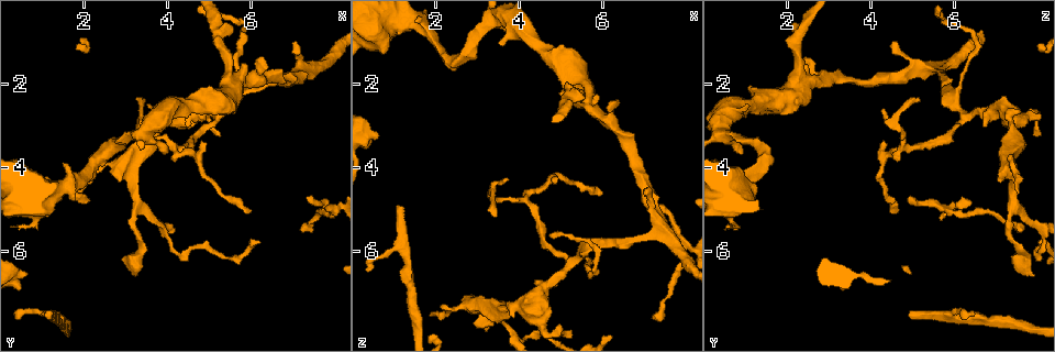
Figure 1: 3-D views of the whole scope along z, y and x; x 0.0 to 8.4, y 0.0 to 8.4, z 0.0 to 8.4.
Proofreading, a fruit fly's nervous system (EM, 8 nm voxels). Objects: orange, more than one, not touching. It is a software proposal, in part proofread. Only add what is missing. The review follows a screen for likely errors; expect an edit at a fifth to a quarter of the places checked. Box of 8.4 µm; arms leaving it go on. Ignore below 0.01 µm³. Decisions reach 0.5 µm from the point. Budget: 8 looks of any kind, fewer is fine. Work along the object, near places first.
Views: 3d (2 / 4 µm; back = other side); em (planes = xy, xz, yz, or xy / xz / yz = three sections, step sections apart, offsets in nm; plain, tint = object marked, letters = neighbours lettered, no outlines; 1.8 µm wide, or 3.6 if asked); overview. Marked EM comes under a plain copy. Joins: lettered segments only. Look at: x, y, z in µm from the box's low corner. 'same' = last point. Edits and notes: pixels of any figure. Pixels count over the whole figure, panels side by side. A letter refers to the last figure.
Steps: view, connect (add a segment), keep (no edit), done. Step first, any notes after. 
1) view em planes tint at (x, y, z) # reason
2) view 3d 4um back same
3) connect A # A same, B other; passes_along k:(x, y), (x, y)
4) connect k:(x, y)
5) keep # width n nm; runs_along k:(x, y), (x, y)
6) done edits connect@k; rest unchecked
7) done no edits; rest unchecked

view 3d 4um at (1.10, 7.45, 4.90)

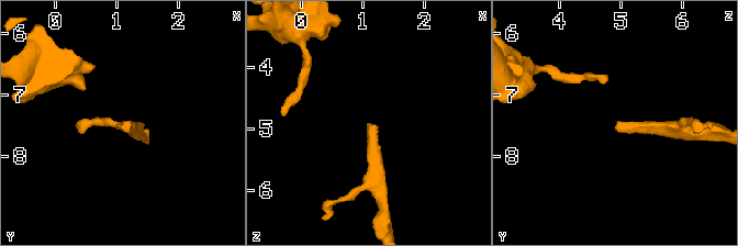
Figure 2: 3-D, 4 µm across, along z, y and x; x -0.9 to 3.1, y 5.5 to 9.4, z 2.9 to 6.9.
view em yz step 4 letters at (1.15, 7.45, 4.95) # shape alone is not enough

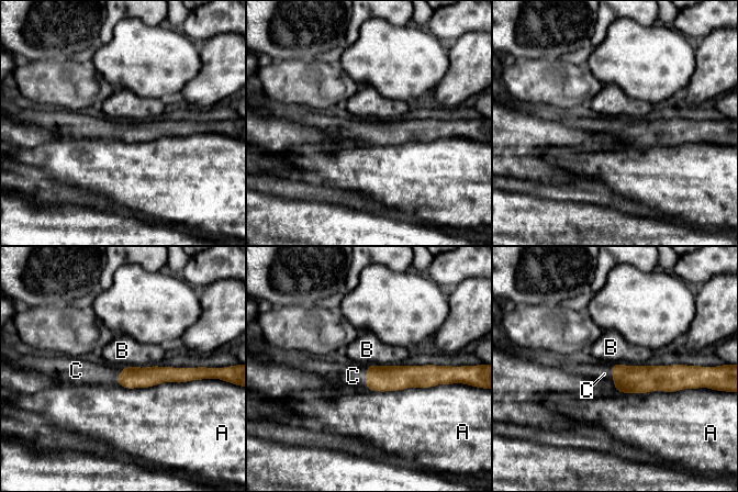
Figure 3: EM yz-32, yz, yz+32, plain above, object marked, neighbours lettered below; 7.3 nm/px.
view em planes letters same

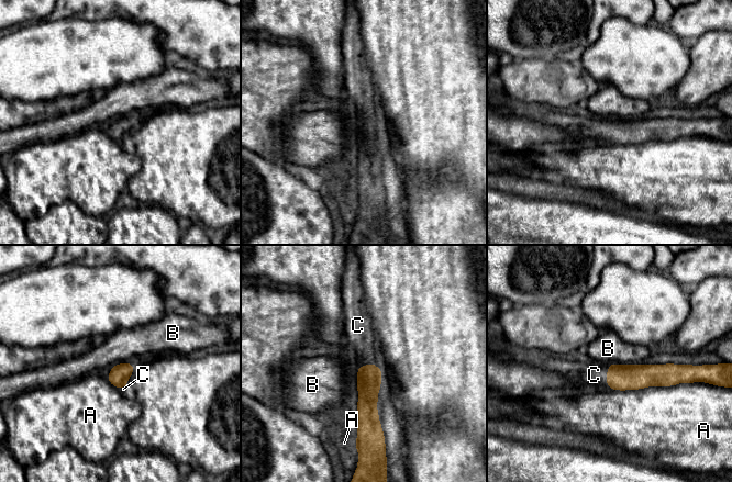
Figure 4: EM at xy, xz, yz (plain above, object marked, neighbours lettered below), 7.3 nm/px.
connect C # A other, B other, C same; passes_along 4:(619, 377), (606, 377), (594, 374); the neuron continues

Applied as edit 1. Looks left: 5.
view overview # see it whole again

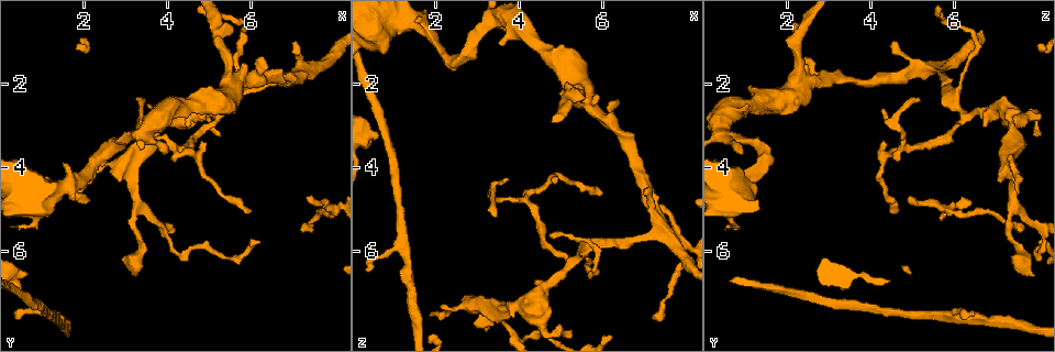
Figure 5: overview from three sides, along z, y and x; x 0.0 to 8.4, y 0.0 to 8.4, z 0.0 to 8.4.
view em 3.6um xz step 16 tint at (0.80, 5.20, 0.65) # calibre changes

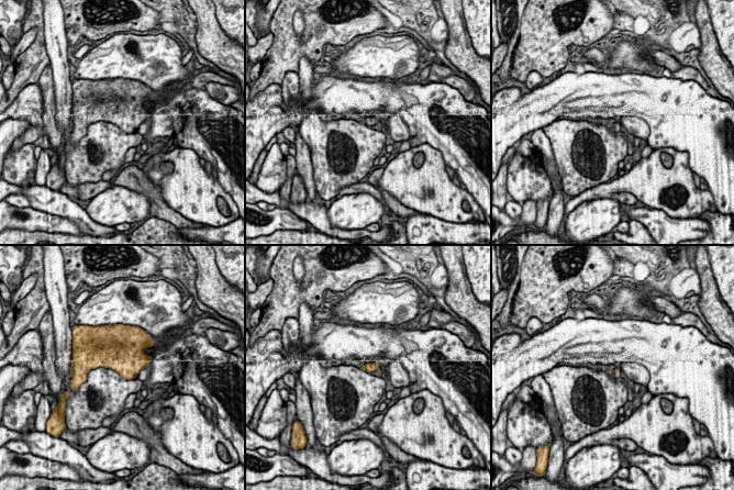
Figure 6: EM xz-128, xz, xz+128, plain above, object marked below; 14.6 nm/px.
view em 3.6um planes letters same # cut it another way

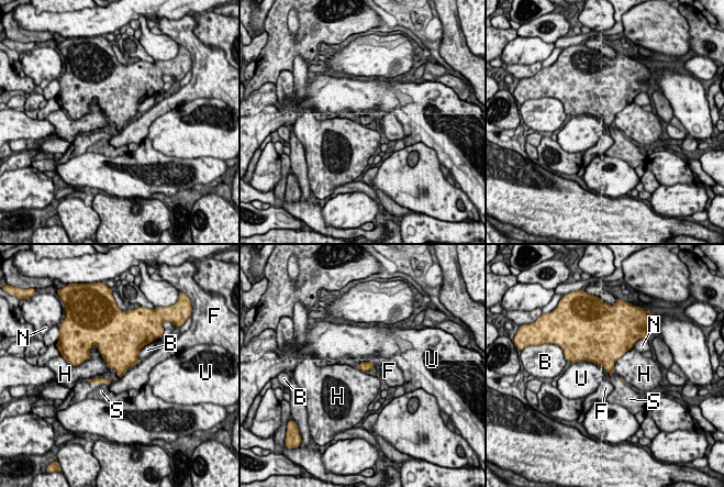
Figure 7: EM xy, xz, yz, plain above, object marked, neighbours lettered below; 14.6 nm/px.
connect S # B other, F other, H other, N other, S same, U other; passes_along 7:(98, 380), (100, 383), (86, 390); the neuron continues

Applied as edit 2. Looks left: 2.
done edits connect@4, connect@7; rest unchecked

